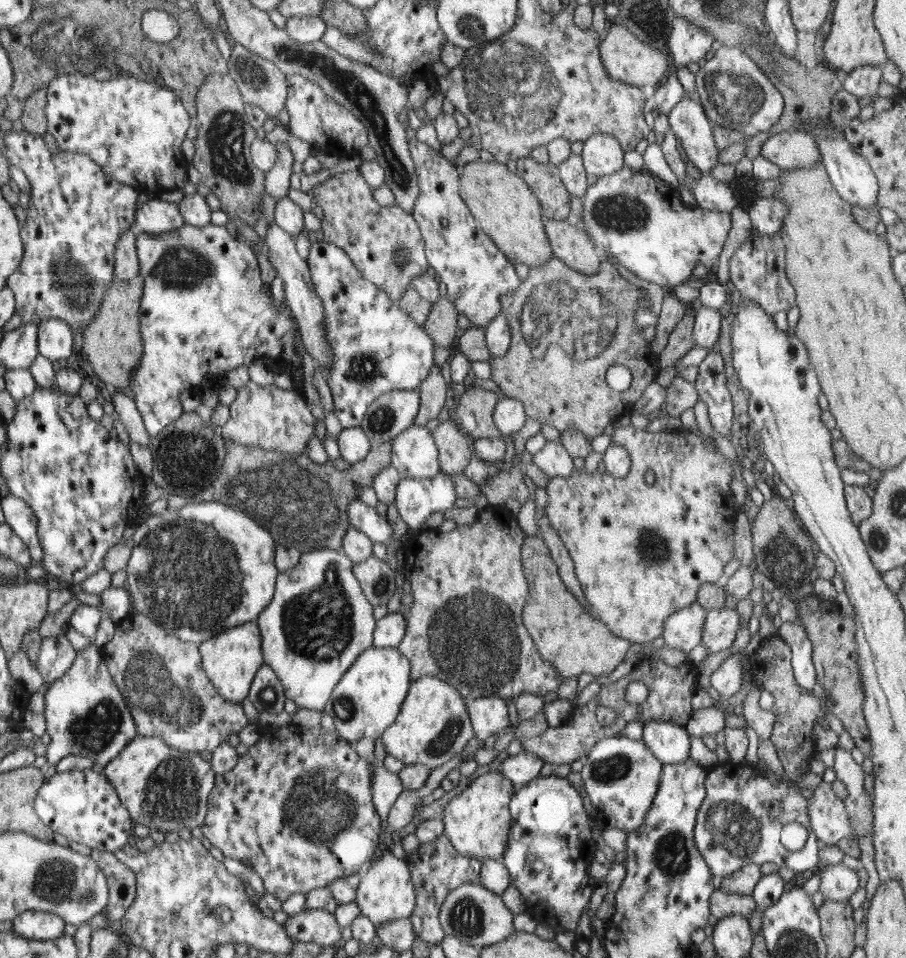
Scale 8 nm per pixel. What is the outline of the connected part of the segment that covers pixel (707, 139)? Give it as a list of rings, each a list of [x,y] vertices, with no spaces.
[[[685,94],[668,113],[670,130],[680,138],[690,164],[709,172],[718,162],[712,125],[701,103]]]

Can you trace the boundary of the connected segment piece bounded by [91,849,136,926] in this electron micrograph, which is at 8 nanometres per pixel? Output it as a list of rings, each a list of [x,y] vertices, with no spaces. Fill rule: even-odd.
[[[93,849],[91,857],[109,878],[109,902],[103,910],[109,926],[117,926],[136,895],[136,876],[113,853]]]

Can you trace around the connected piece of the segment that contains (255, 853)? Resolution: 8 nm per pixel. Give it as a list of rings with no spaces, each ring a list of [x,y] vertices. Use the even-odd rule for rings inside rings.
[[[296,724],[273,727],[260,726],[258,728],[260,740],[254,746],[248,747],[248,752],[238,758],[237,766],[230,772],[217,777],[217,787],[210,794],[208,813],[205,817],[205,825],[201,826],[203,835],[208,838],[212,845],[220,848],[225,857],[234,857],[242,861],[242,864],[250,865],[252,870],[260,876],[263,886],[269,894],[274,895],[284,902],[290,895],[302,893],[307,895],[312,892],[312,888],[322,888],[324,891],[329,884],[358,872],[362,864],[368,864],[368,860],[374,856],[378,848],[378,834],[382,830],[380,826],[380,816],[372,804],[372,764],[364,758],[360,758],[357,752],[350,748],[350,743],[343,739],[337,730],[327,730],[321,725],[302,727]]]

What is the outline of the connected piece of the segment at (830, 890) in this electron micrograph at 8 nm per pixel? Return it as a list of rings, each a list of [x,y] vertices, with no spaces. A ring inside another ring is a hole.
[[[842,862],[820,867],[820,892],[826,899],[848,901],[857,889],[859,878],[854,869],[843,865]]]

